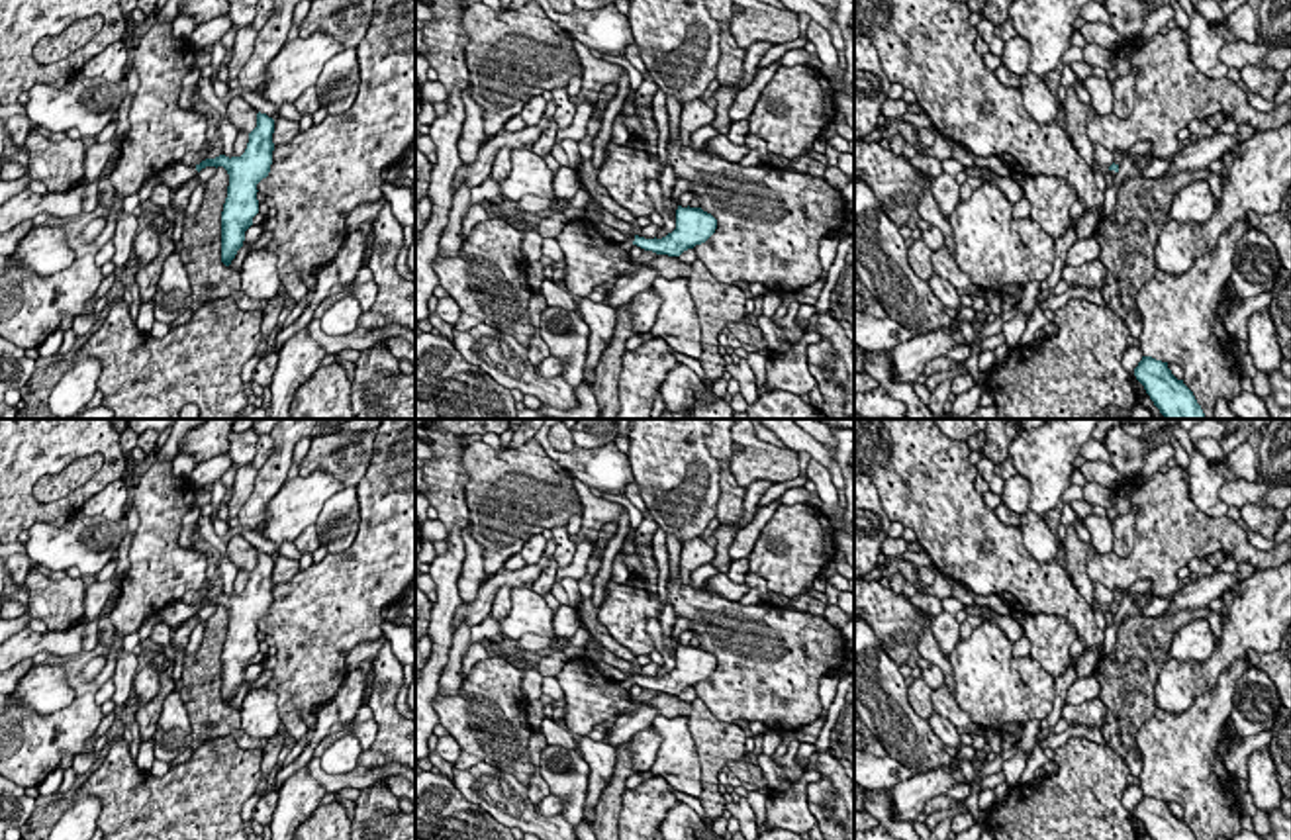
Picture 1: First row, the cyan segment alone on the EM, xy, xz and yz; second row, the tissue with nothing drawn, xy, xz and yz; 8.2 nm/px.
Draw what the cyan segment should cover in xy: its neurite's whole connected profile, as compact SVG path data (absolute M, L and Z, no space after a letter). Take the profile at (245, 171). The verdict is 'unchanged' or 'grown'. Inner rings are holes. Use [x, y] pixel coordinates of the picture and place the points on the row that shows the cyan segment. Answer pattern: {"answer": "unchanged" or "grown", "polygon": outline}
{"answer": "grown", "polygon": "M259 112L257 127L249 133L249 143L241 157L229 159L219 155L196 166L172 163L157 174L163 186L176 190L206 166L223 166L227 170L229 186L221 211L221 262L225 266L231 264L237 251L243 247L245 231L259 213L257 184L270 172L274 151L272 133L274 119Z"}

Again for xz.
{"answer": "grown", "polygon": "M682 208L676 210L676 229L662 239L627 237L621 231L596 223L599 235L611 243L633 243L645 251L656 255L680 257L684 251L705 243L717 229L717 219L703 211L701 208Z"}

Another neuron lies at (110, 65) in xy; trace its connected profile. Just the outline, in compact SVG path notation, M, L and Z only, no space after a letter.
M123 41L108 45L100 55L82 67L82 76L120 82L127 70L127 45Z

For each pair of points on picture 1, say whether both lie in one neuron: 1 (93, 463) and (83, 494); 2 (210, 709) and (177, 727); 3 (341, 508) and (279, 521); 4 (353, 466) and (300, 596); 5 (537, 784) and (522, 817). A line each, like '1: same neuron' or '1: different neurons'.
1: different neurons
2: different neurons
3: different neurons
4: different neurons
5: different neurons

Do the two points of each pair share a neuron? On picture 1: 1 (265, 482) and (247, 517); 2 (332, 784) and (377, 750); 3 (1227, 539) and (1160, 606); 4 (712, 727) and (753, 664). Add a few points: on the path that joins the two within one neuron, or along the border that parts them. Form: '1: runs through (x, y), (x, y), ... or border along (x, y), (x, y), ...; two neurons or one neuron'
1: runs through (265, 490), (253, 510); one neuron
2: border along (394, 762), (359, 766); two neurons
3: border along (1147, 596), (1170, 598); two neurons
4: border along (696, 696), (719, 719), (731, 723); two neurons

